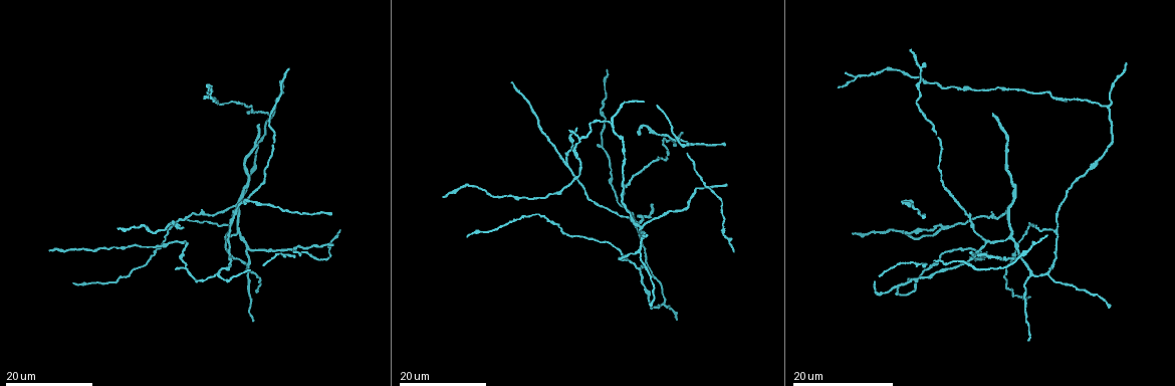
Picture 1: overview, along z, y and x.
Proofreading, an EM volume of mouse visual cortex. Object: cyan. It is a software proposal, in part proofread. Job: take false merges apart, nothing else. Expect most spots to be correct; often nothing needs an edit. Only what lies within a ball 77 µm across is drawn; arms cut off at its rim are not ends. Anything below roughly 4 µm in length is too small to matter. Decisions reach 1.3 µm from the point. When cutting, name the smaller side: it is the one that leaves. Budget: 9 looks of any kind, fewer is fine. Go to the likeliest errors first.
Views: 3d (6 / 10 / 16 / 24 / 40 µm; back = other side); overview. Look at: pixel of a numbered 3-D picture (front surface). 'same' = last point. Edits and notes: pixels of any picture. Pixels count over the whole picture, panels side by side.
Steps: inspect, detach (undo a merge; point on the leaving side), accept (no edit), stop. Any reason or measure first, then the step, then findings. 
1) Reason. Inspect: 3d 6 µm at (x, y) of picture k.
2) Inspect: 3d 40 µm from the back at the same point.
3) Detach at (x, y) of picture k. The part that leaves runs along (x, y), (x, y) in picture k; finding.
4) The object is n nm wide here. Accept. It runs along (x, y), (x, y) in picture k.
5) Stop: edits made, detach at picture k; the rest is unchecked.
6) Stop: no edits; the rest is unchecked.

Two arms in line, one across. Inspect: 3d 16 µm at (307, 247) of picture 1.

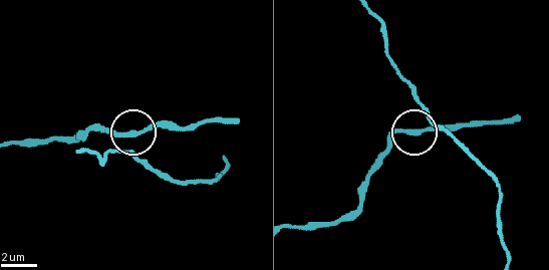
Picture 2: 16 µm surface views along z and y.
Inspect: 3d 6 µm at (420, 132) of picture 2.

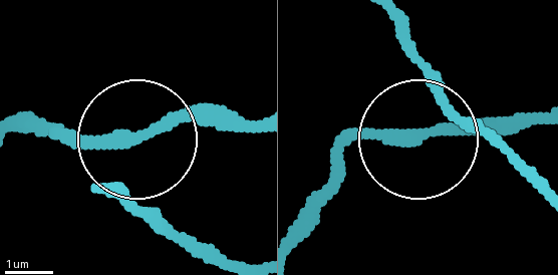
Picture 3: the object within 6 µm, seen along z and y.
3 arms meet here. Accept. It runs along (299, 219), (363, 139), (539, 122) in picture 3; continuous, no second neuron.

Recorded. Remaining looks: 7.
Three arms meet. Inspect: 3d 24 µm at (216, 273) of picture 1.

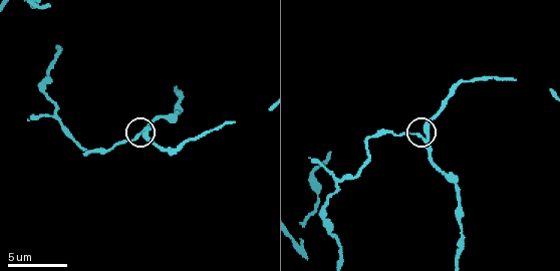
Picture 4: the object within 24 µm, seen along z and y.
Zoom in. Inspect: 3d 6 µm at (420, 135) of picture 4.

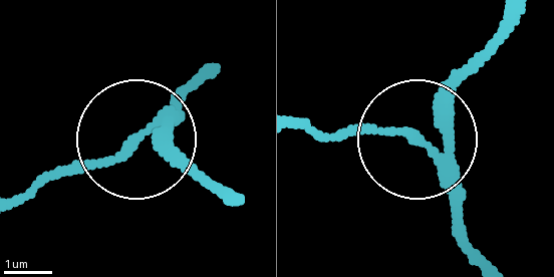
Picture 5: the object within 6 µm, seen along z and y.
Inspect: 3d 6 µm from the back at (132, 144) of picture 5.

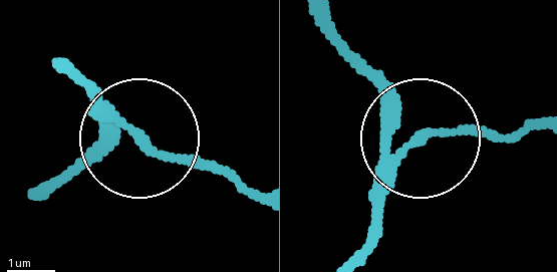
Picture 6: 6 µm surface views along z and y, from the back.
Accept. One neuron here.

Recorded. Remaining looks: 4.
Three-way junction. Inspect: 3d 10 µm at (298, 244) of picture 4.

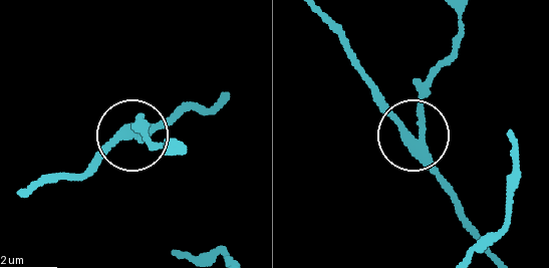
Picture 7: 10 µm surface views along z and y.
The object is 290 nm wide here. Detach at (139, 120) of picture 7. The part that leaves runs along (426, 143), (418, 95), (452, 52), (461, 16) in picture 7; two neurons meet here.

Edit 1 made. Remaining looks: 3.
Inspect: overview.

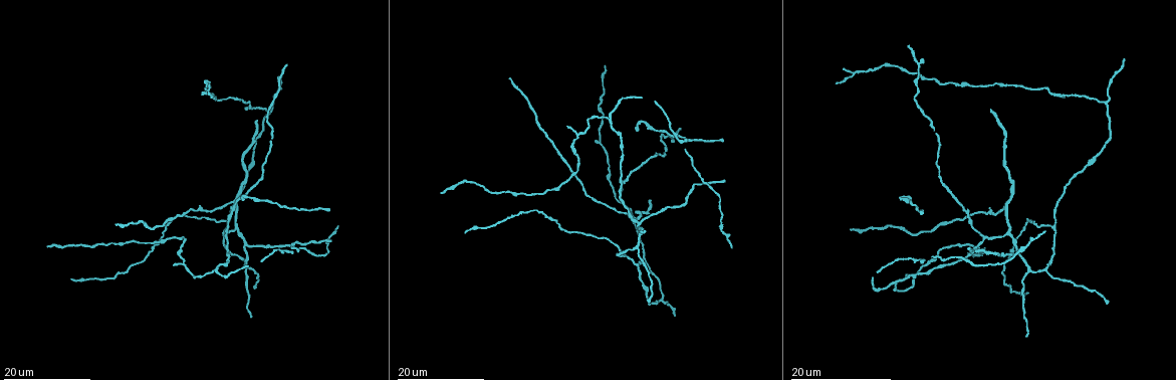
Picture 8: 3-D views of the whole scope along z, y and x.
Thick turns thin. Inspect: 3d 24 µm at (278, 82) of picture 8.

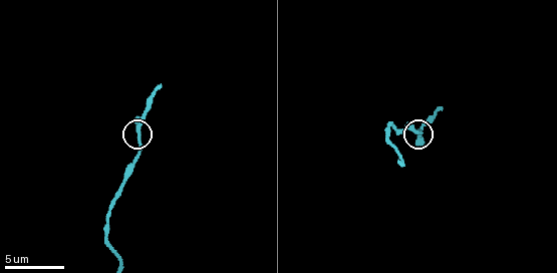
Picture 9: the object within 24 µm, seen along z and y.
Inspect: 3d 6 µm at (138, 134) of picture 9.

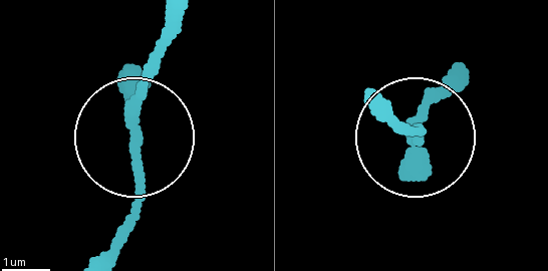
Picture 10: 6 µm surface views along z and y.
3 arms meet here. Accept. It runs along (95, 261), (135, 189), (135, 117), (172, 13) in picture 10; continuous, no second neuron.

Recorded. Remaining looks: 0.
Stop: edits made, detach at picture 7; the rest is unchecked.

